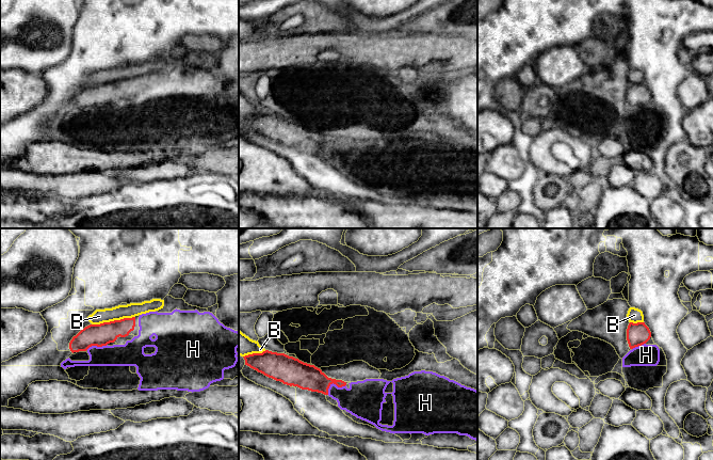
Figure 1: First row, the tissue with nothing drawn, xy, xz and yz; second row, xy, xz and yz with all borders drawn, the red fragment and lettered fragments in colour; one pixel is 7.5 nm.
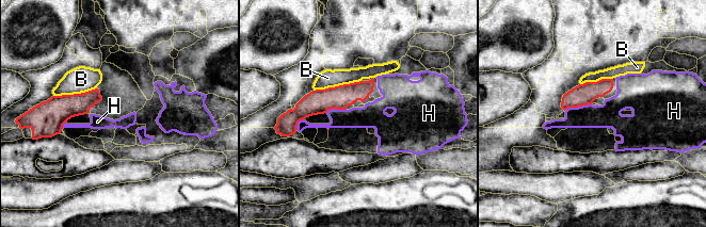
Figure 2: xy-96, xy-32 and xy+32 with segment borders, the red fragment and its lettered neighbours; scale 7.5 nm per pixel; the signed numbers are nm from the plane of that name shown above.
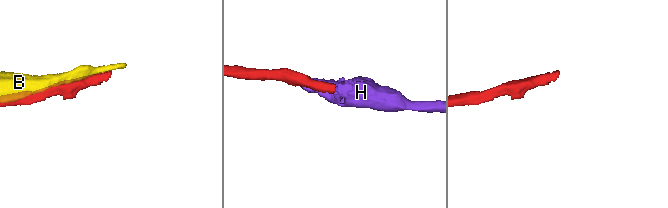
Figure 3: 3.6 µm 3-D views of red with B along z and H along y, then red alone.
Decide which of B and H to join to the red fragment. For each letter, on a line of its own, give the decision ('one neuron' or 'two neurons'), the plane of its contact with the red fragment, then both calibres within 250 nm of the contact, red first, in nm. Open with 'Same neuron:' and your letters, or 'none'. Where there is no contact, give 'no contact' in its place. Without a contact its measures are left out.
Same neuron: H
B: two neurons; contact in xy; calibres 170 and 110 nm
H: one neuron; contact in xz; calibres 190 and 280 nm

